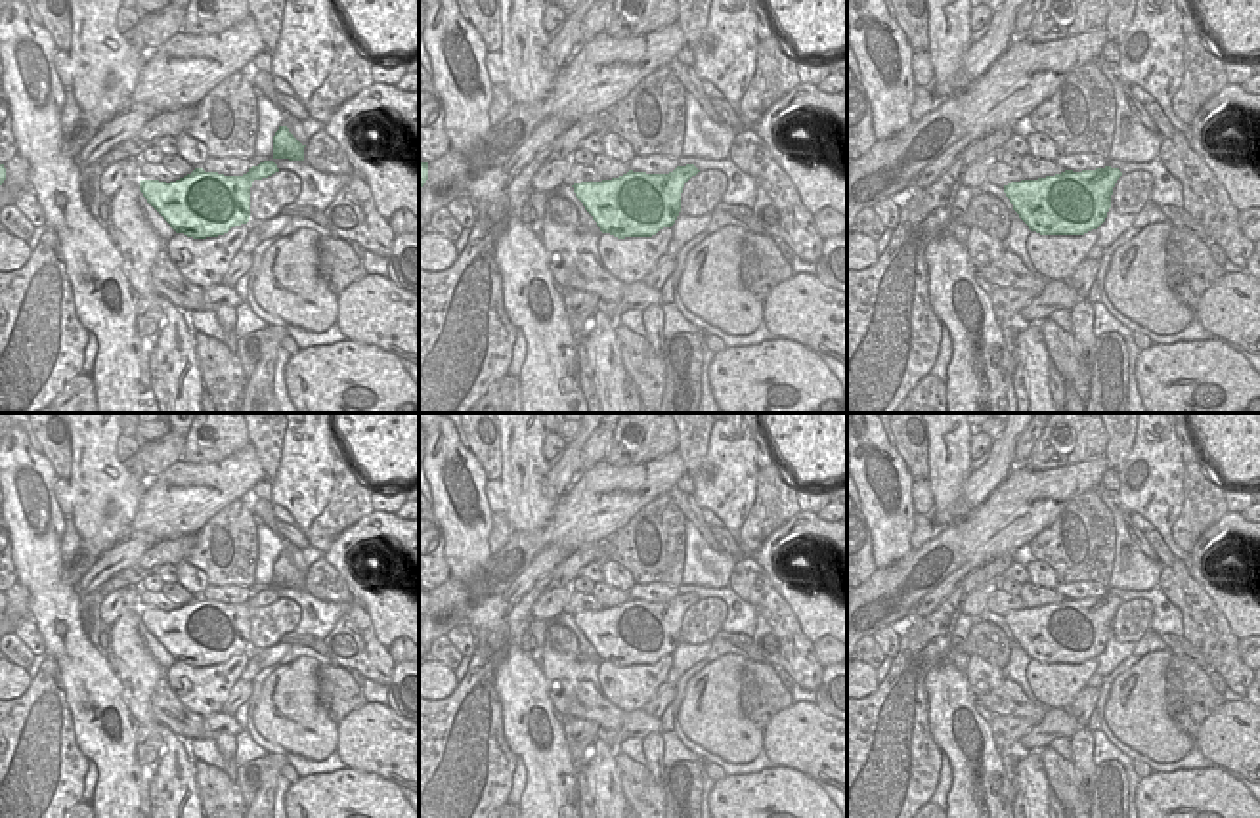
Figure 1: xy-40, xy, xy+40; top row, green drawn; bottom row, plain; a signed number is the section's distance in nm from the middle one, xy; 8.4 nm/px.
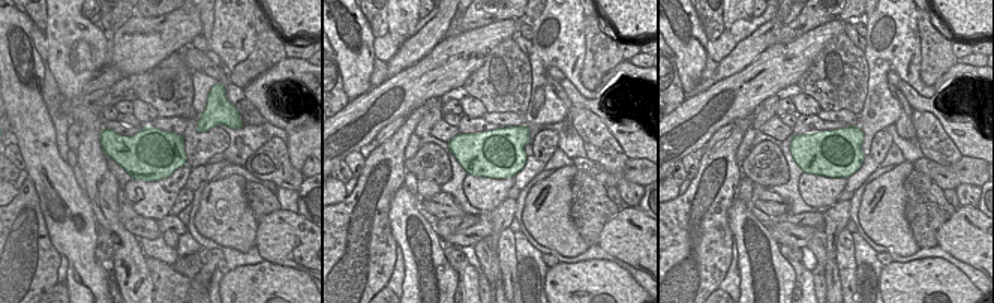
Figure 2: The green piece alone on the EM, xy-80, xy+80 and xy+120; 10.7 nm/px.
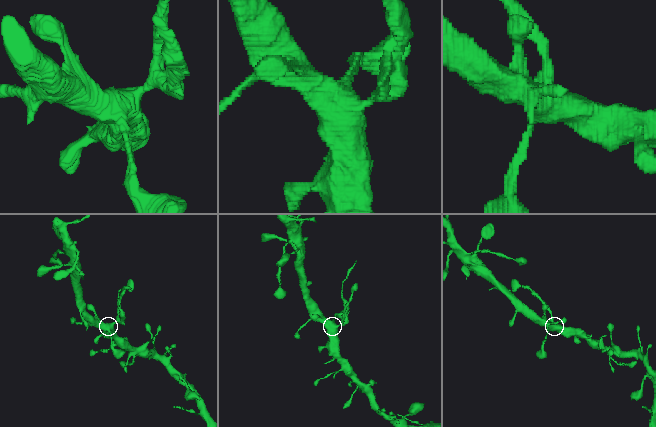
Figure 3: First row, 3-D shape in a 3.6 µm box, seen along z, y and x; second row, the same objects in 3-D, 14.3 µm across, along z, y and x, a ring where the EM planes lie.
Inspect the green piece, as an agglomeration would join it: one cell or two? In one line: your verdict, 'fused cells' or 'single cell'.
fused cells

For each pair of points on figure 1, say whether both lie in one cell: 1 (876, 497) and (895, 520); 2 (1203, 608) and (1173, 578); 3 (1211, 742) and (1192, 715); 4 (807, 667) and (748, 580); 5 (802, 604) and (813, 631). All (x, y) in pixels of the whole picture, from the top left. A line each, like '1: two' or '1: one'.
1: one
2: one
3: two
4: one
5: one

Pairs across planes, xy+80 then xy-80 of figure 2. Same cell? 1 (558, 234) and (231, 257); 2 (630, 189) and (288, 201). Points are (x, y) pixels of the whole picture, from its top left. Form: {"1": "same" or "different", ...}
{"1": "different", "2": "different"}

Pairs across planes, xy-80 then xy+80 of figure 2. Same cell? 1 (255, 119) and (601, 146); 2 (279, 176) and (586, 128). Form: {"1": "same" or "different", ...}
{"1": "same", "2": "same"}

